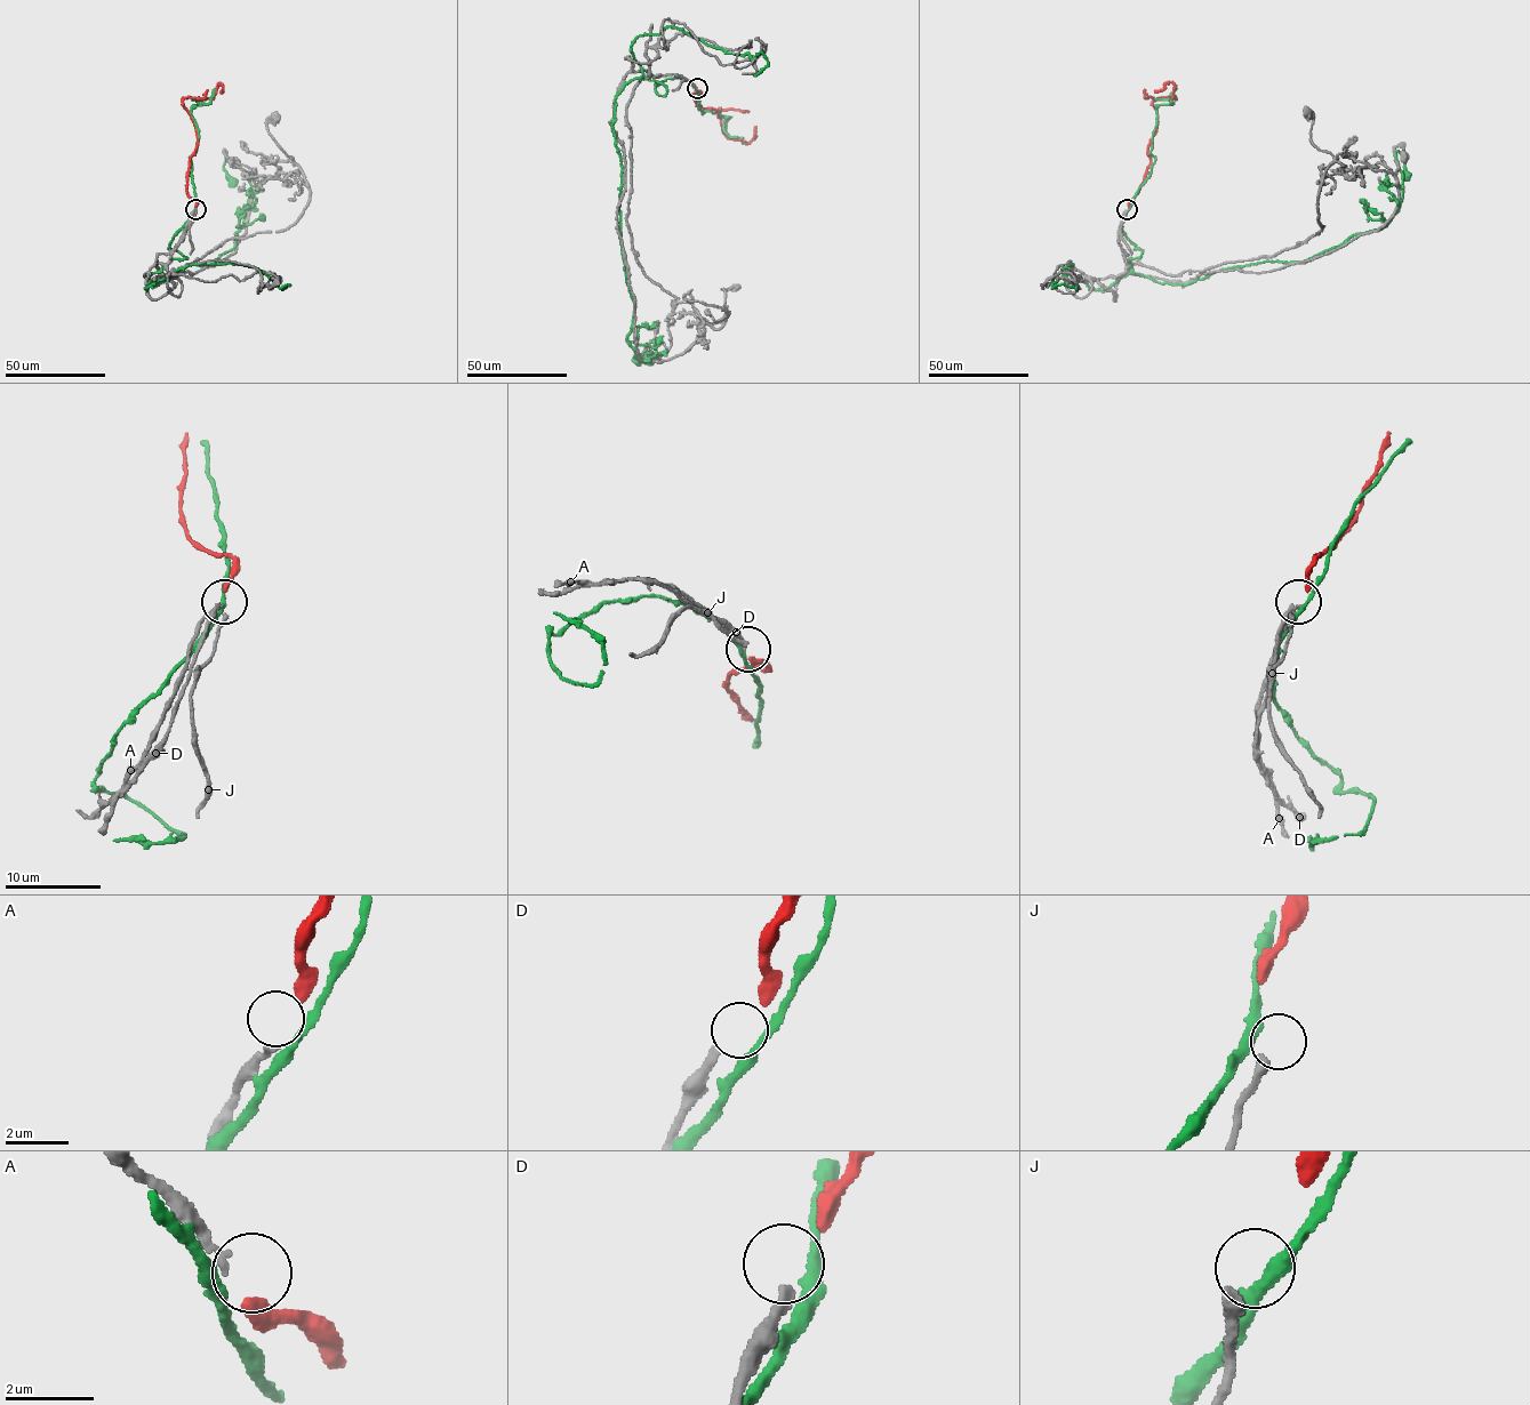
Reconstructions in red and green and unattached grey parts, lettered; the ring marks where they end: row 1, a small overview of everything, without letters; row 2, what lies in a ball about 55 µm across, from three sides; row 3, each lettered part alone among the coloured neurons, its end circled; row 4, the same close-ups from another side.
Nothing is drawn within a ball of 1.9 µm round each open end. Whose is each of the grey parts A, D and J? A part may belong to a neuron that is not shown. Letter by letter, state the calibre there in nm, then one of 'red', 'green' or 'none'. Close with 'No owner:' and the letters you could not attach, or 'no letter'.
A: calibre 170 nm; red
D: calibre 240 nm; none
J: calibre 340 nm; none
No owner: D, J

